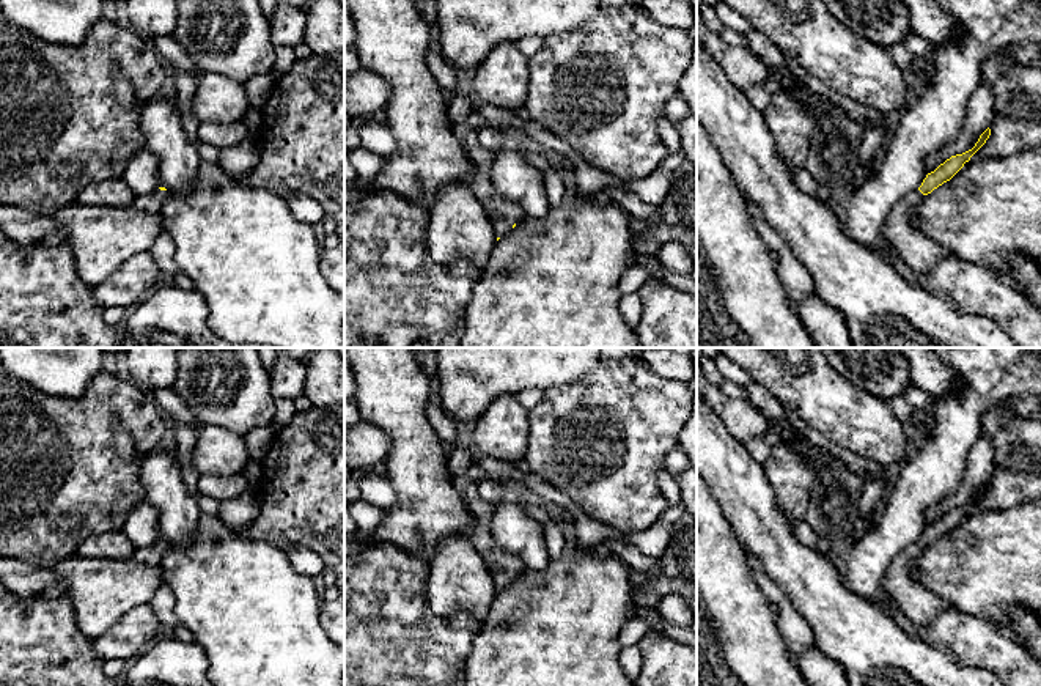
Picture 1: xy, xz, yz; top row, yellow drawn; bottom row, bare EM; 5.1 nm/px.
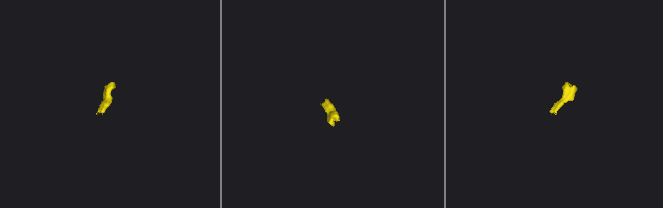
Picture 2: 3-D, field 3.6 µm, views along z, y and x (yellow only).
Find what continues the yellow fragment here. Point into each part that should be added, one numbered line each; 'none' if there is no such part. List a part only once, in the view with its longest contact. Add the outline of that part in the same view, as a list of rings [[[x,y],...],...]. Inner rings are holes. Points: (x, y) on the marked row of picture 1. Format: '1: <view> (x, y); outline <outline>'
1: xy (151, 202); outline [[[159,187],[145,194],[137,195],[132,206],[135,209],[145,211],[145,212],[156,212],[159,214],[164,203],[170,198],[170,192],[160,190]]]

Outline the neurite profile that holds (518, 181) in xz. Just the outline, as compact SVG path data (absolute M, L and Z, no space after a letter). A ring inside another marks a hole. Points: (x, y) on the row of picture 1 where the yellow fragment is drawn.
M506 146L495 153L489 176L495 190L514 203L522 216L543 217L552 208L546 198L543 175L525 160L524 149L525 146Z

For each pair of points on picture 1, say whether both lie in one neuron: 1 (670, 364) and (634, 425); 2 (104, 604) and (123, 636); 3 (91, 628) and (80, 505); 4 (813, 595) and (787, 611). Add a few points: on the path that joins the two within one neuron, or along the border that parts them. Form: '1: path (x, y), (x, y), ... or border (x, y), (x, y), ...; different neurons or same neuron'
1: border (643, 364), (667, 378), (680, 381); different neurons
2: border (147, 603), (126, 611), (91, 641); different neurons
3: border (74, 553), (51, 565), (38, 564); different neurons
4: border (771, 578), (809, 623), (815, 638); different neurons

